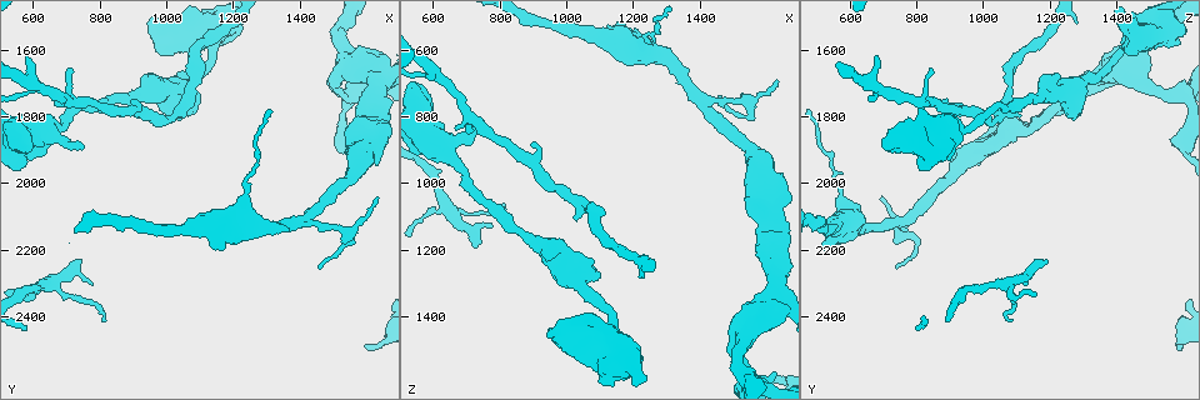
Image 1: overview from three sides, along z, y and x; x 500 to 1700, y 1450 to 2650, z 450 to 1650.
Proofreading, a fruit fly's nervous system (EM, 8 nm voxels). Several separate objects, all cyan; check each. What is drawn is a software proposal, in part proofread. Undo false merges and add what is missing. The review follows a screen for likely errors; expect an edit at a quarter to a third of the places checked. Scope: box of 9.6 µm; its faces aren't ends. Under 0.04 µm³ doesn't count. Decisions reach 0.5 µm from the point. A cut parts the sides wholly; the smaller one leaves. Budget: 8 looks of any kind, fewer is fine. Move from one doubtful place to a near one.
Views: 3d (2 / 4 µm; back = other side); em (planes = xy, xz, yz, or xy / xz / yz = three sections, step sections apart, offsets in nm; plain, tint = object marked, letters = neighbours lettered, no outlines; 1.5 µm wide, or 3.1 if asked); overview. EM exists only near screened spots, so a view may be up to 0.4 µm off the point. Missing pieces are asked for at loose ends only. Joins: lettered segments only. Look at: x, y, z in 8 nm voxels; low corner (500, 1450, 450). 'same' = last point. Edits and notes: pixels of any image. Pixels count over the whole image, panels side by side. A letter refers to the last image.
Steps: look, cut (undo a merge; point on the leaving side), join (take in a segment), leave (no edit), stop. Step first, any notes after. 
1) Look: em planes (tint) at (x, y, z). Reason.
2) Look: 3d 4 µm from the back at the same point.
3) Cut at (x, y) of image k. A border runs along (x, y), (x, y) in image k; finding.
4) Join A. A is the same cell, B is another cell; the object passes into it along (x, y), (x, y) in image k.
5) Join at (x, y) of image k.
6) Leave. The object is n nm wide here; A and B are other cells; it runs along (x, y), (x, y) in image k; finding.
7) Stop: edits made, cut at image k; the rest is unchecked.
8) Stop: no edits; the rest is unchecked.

Look: em yz step 8 (tint) at (1650, 1840, 1050). Touches itself.

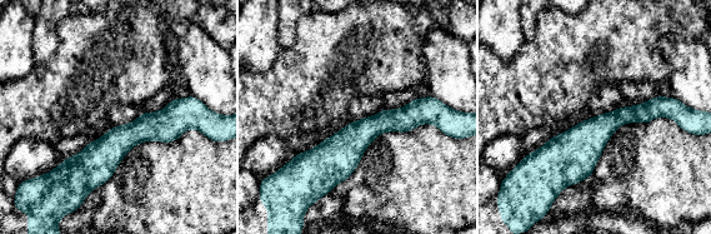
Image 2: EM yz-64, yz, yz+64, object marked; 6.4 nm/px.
Look: em yz step 8 (letters) at the same point. See the neighbours.

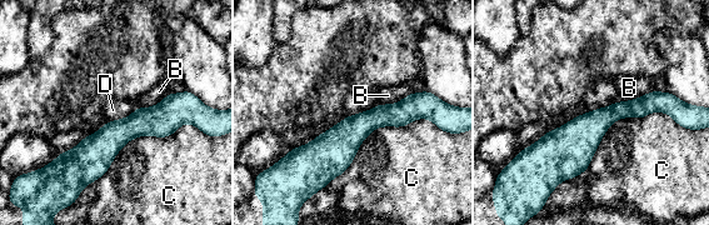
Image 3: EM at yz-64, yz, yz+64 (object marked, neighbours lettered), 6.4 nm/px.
Leave. B, C and D are other cells; a border runs along (194, 125), (134, 136), (79, 194) in image 3; all the same cell.

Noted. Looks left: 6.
Look: em xy step 8 (tint) at (730, 2240, 1200). Branch stops here.

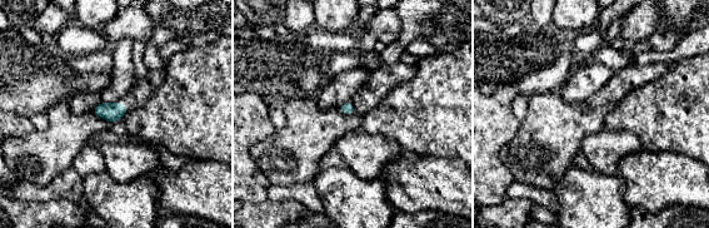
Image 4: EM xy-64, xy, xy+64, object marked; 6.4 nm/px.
Look: em planes (letters) at the same point. Cut it another way.

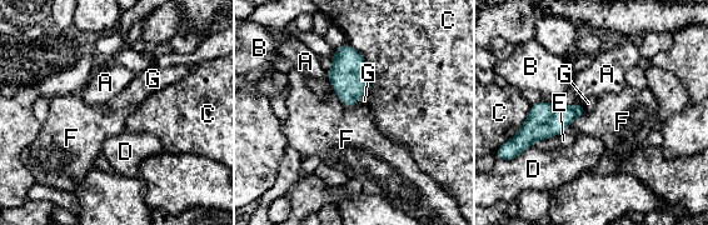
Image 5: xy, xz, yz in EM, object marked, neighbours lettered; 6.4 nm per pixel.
Join G. The longest contact is with C, 360 nm; G is the same cell, A, B, C, D, E and F are other cells; the object passes into it along (349, 78), (360, 94), (364, 100) in image 5; it goes on there.

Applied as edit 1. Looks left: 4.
Look: overview. See it whole again.

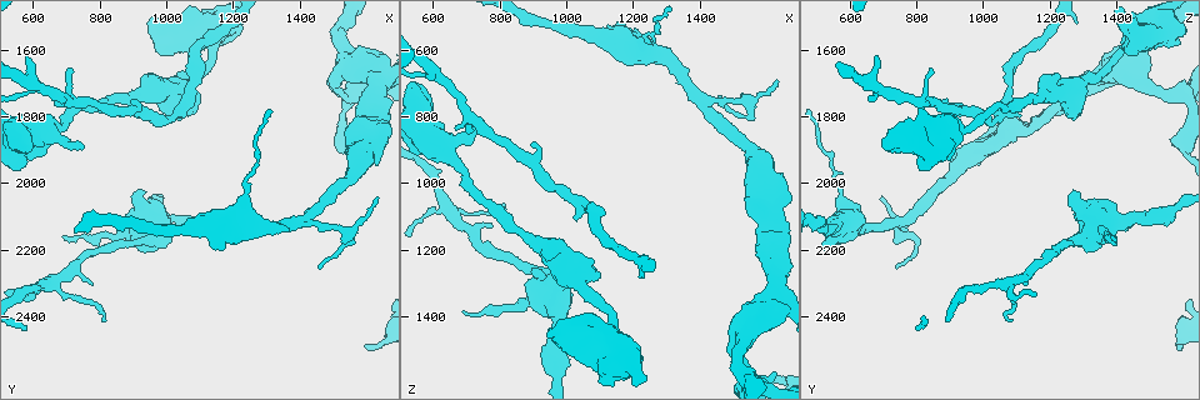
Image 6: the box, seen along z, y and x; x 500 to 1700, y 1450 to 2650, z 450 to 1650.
Look: em xz step 8 (tint) at (1030, 1800, 1280). Free end.

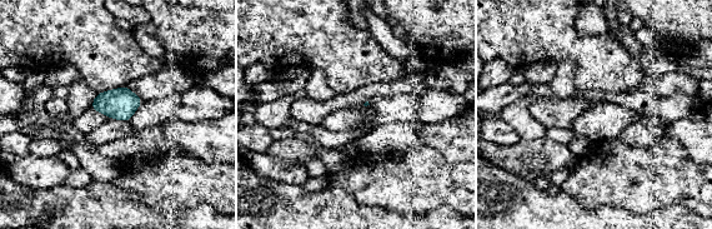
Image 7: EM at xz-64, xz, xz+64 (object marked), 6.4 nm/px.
Look: em planes (letters) at the same point.

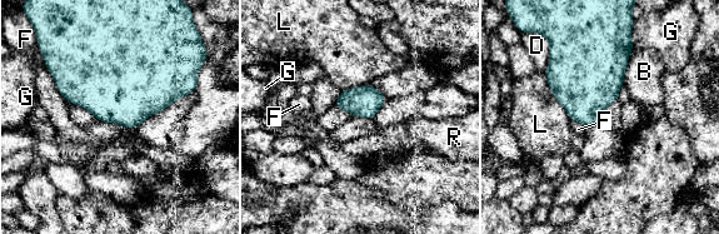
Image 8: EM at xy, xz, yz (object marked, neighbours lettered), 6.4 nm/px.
Leave. The object is 200 nm wide here; B, D, F, G, L and R are other cells; a border runs along (96, 119), (118, 123), (129, 128) in image 8; none of them fits.

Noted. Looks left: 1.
Stop: edits made, join at image 5; the rest is unchecked.

